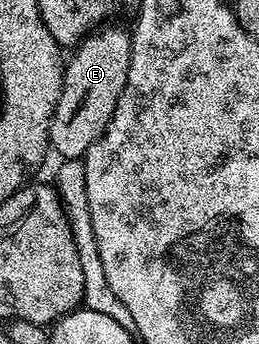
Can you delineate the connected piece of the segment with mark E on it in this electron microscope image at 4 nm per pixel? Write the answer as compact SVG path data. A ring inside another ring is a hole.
M107 23L102 27L96 28L94 31L87 34L78 45L74 46L72 55L70 54L69 60L66 62L63 71L63 86L61 87L61 99L57 99L57 111L53 111L53 119L51 120L51 131L49 134L49 145L52 150L55 149L60 154L60 158L84 158L87 156L89 147L93 147L93 143L97 143L97 139L105 131L105 127L109 123L109 119L113 119L113 111L117 107L117 99L121 99L123 88L125 87L125 79L129 75L129 63L131 62L131 35L125 28L118 29L117 26L111 25L115 23Z

